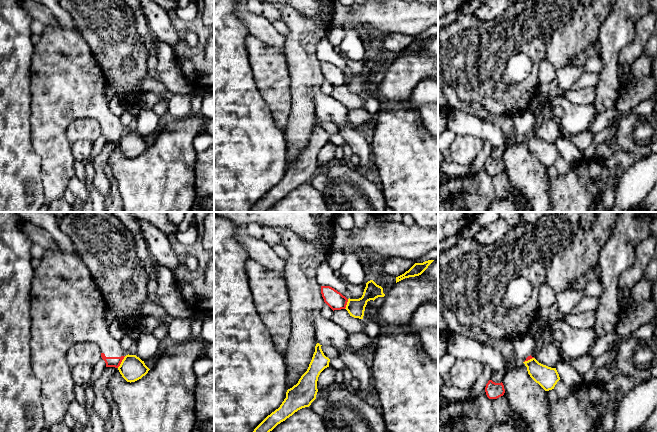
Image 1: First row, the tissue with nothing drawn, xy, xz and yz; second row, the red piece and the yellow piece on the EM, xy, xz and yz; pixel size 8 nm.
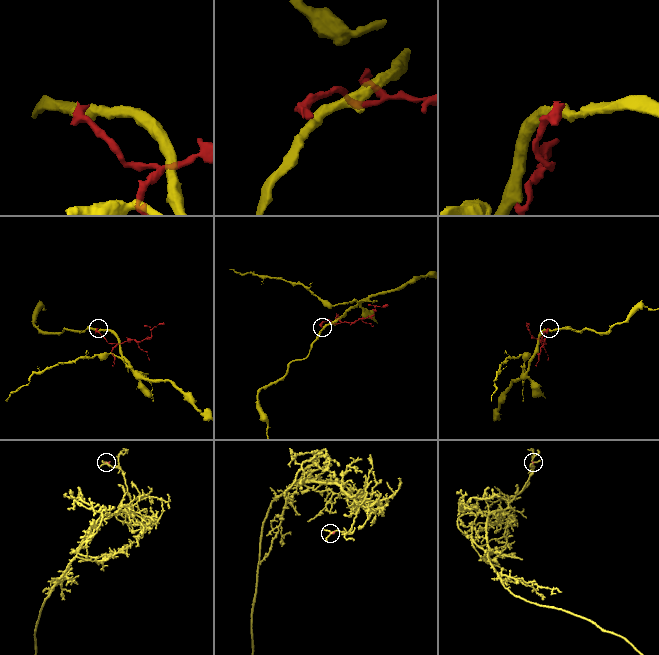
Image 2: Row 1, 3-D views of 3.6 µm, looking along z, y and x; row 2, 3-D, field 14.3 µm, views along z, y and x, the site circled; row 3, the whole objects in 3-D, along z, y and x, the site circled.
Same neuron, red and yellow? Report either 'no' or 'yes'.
no

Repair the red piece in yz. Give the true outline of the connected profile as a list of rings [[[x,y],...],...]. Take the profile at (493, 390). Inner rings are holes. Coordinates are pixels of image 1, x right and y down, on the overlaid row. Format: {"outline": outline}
{"outline": [[[489,380],[485,387],[486,395],[489,399],[497,399],[504,395],[505,389],[503,383],[495,383]]]}

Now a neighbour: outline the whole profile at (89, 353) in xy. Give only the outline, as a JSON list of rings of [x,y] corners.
[[[76,342],[66,355],[66,361],[70,368],[79,364],[87,364],[94,367],[102,359],[98,345],[93,342]]]

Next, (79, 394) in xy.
[[[74,385],[74,398],[81,406],[85,408],[86,400],[83,386]]]

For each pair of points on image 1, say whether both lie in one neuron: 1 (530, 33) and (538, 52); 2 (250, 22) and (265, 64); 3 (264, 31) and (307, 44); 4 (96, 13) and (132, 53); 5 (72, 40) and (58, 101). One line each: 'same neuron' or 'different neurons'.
1: same neuron
2: different neurons
3: different neurons
4: same neuron
5: same neuron

